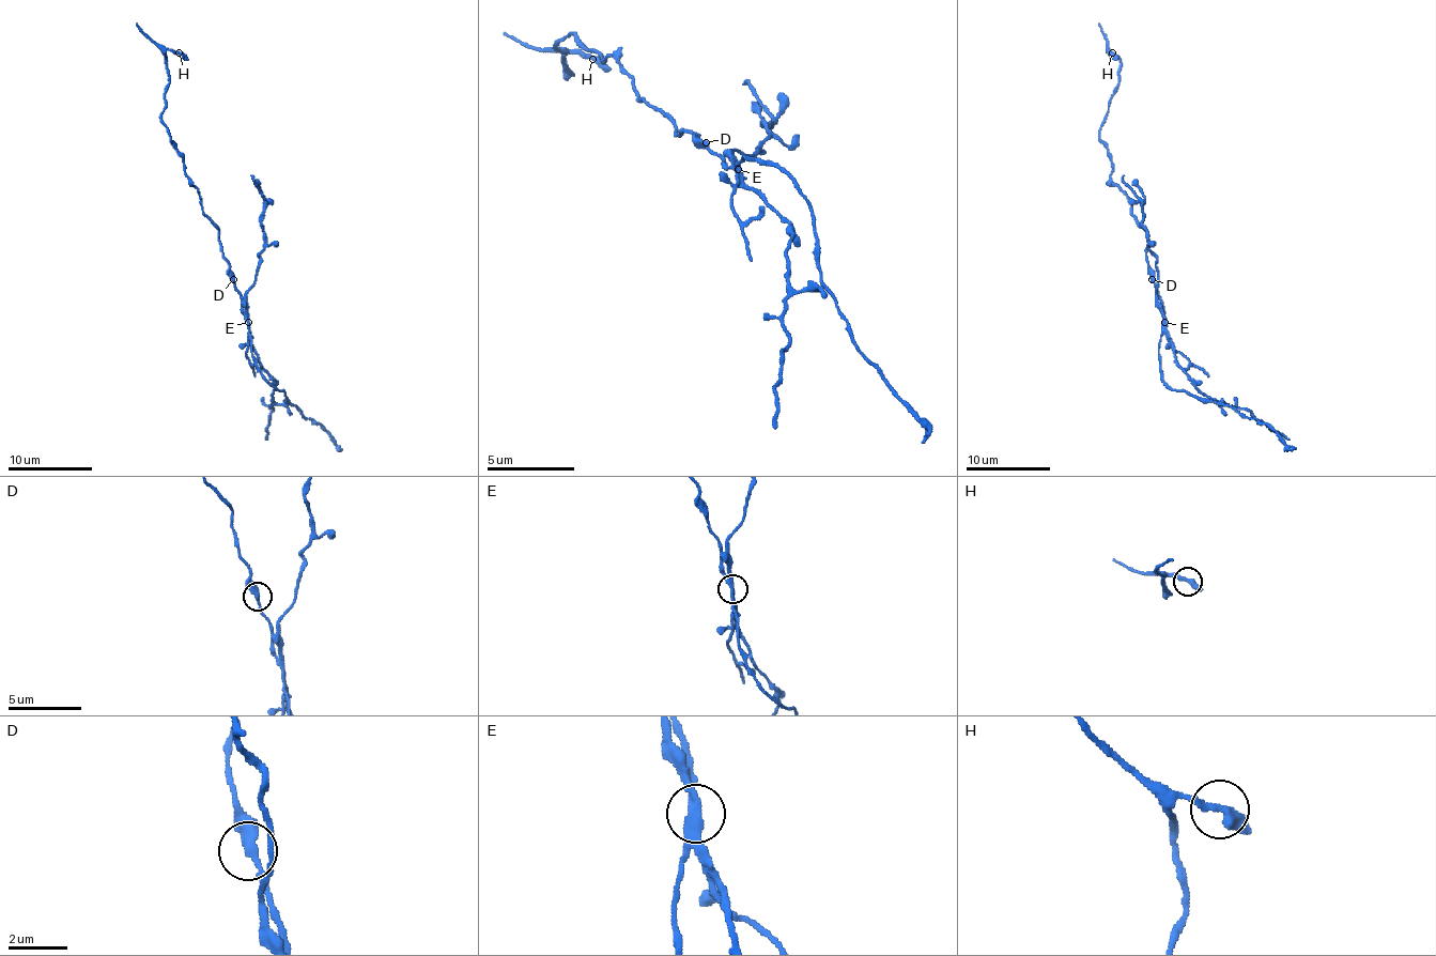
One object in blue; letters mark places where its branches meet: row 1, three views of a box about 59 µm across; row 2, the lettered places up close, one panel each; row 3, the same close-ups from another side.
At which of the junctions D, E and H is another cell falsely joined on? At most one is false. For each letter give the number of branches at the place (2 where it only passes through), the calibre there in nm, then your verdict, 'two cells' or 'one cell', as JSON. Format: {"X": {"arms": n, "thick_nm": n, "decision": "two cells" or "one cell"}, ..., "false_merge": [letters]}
{"D": {"arms": 2, "thick_nm": 340, "decision": "one cell"}, "E": {"arms": 2, "thick_nm": 320, "decision": "two cells"}, "H": {"arms": 2, "thick_nm": 320, "decision": "one cell"}, "false_merge": ["E"]}

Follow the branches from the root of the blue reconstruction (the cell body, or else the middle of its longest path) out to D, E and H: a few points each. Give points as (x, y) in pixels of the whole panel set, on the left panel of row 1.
D: (227, 263), (233, 279)
E: (227, 263), (229, 277), (246, 307), (248, 321)
H: (227, 263), (218, 229), (202, 211), (202, 198), (161, 120), (168, 85), (164, 52), (179, 52)

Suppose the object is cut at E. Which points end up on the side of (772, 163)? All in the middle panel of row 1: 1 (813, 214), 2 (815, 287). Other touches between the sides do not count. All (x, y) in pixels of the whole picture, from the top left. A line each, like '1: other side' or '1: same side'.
1: same side
2: other side

